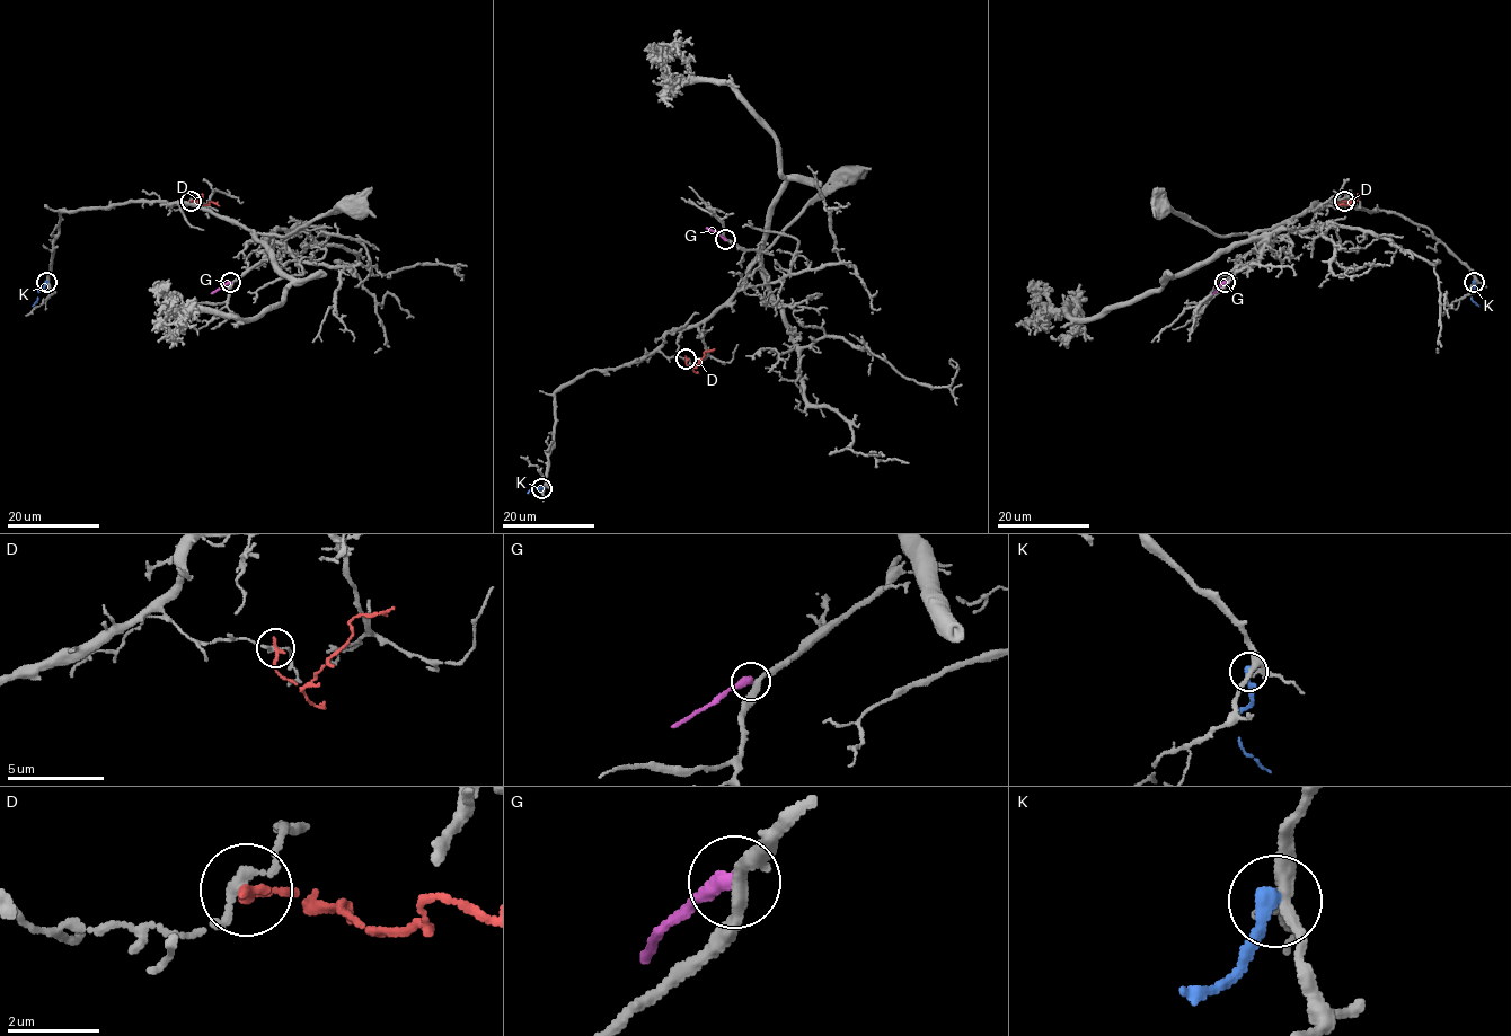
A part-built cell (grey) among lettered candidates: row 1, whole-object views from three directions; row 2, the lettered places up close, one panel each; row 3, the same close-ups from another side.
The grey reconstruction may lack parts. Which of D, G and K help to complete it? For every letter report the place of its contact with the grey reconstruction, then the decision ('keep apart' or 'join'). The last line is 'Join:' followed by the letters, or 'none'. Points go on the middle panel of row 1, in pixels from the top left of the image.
D: contact (686, 359); keep apart
G: contact (725, 239); keep apart
K: contact (541, 488); keep apart
Join: none

